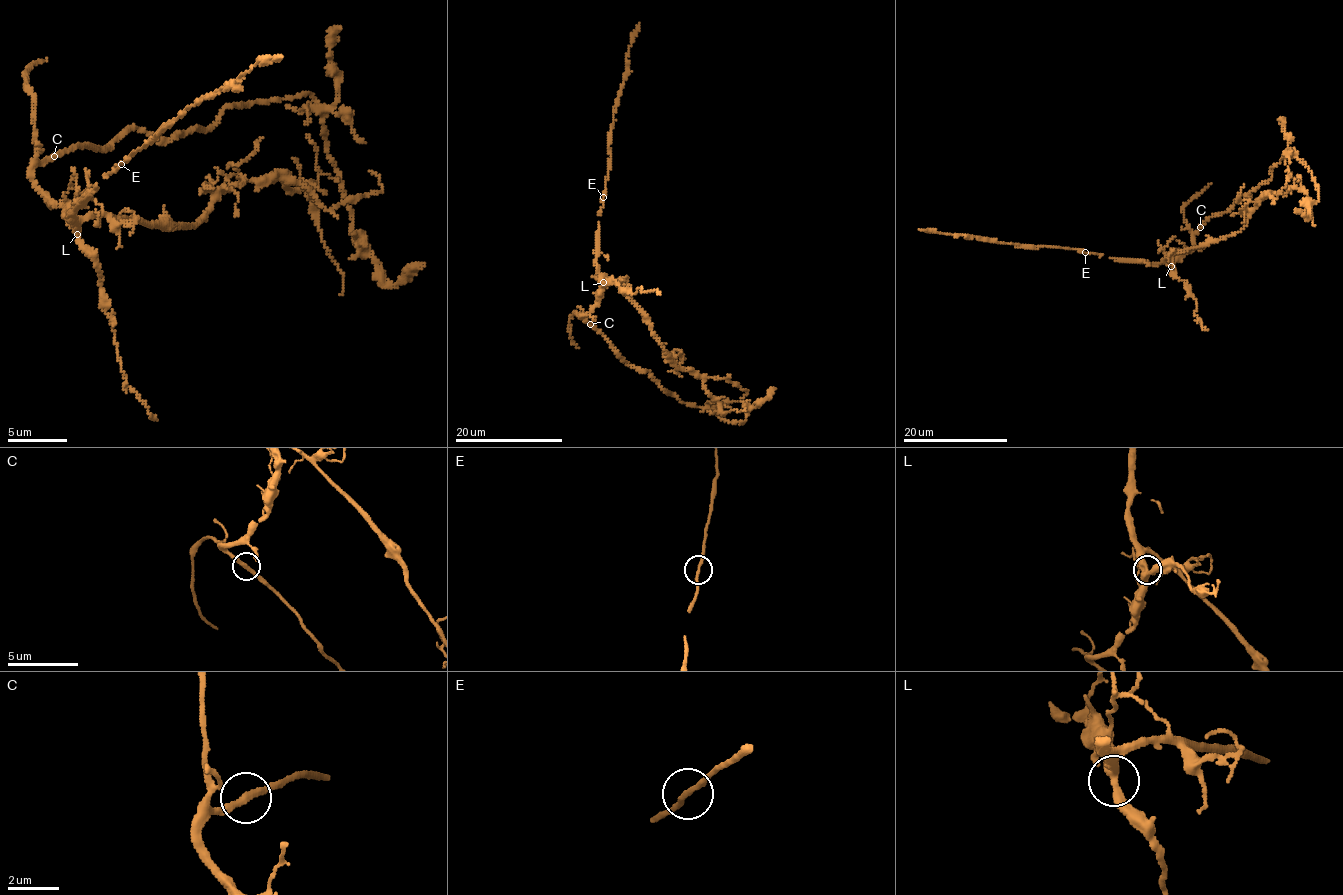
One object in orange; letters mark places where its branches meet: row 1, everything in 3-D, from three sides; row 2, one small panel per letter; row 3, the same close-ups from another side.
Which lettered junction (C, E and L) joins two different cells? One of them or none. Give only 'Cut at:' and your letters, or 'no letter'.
Cut at: no letter

